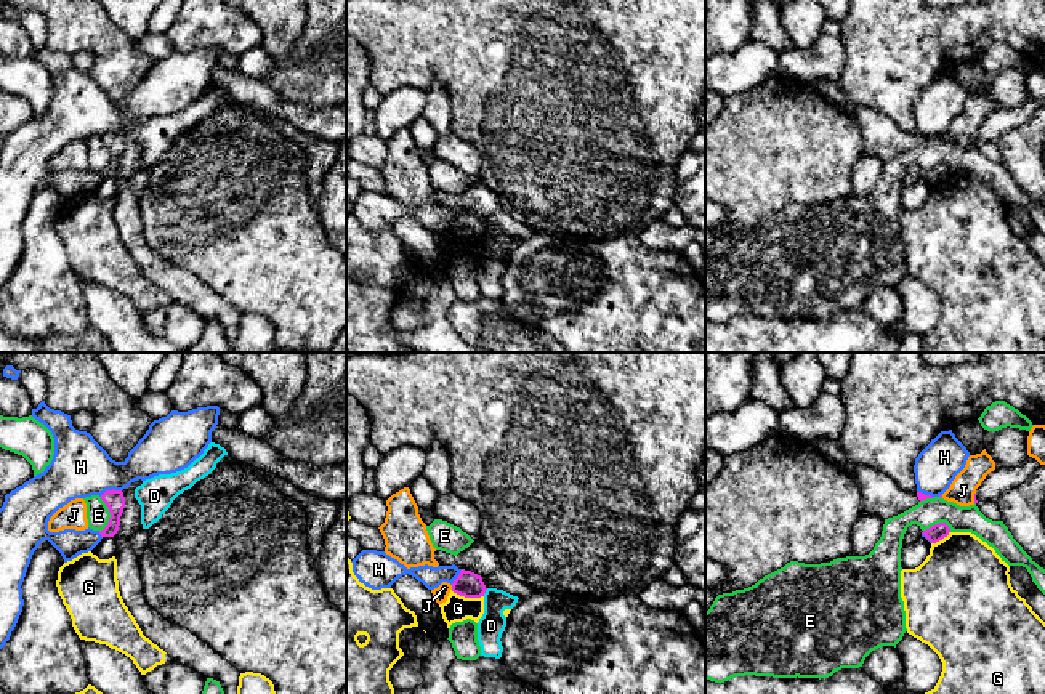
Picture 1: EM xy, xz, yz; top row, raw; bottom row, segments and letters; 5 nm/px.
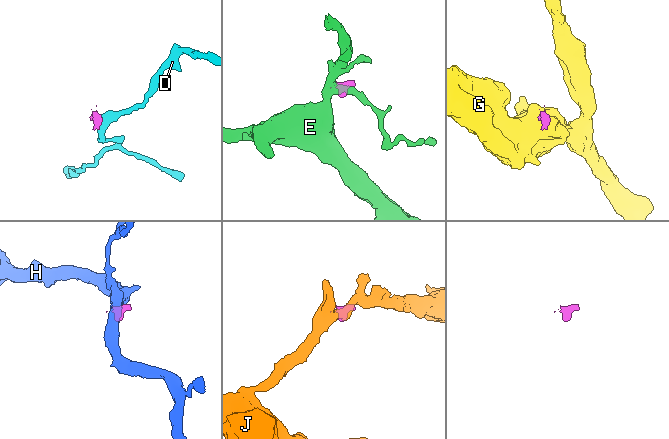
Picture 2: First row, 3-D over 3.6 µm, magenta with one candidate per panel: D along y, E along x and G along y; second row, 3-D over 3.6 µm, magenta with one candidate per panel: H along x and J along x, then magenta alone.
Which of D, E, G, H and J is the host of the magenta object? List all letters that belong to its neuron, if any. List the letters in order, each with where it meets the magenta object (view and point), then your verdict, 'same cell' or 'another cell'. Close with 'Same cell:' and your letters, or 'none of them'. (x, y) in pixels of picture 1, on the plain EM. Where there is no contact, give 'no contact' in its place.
D: meets magenta in xz at (484, 233); another cell
E: meets magenta in xy at (111, 156); another cell
G: meets magenta in xz at (467, 238); another cell
H: meets magenta in xy at (109, 132); another cell
J: meets magenta in xz at (452, 228); another cell
Same cell: none of them

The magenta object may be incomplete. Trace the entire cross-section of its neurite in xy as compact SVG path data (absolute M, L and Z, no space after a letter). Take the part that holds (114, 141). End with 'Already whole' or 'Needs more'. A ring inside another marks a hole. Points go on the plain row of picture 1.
M106 131L101 136L101 141L106 144L106 147L109 149L111 159L107 167L99 171L101 178L114 178L119 171L120 167L120 157L123 154L125 149L125 138L122 131Z. Already whole

